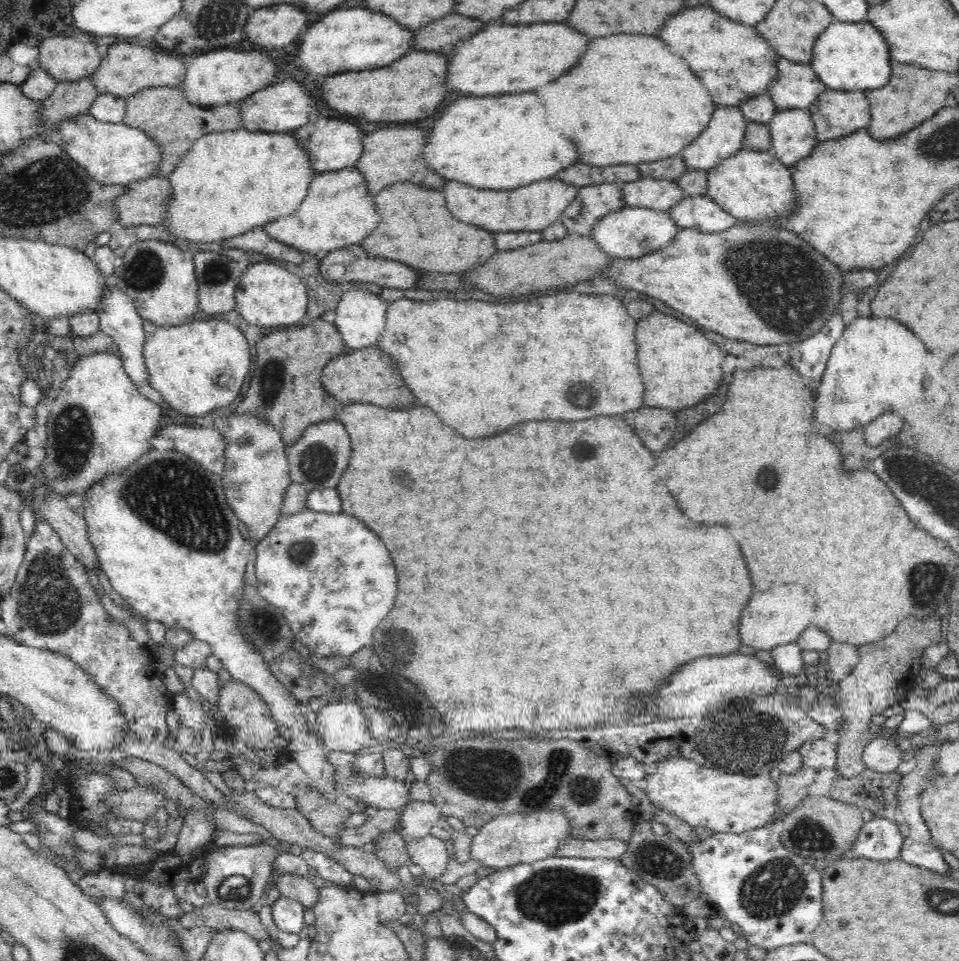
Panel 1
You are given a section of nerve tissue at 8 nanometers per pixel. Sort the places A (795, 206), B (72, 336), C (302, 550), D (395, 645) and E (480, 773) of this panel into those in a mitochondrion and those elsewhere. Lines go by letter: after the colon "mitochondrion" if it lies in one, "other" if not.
A: other
B: other
C: mitochondrion
D: mitochondrion
E: mitochondrion

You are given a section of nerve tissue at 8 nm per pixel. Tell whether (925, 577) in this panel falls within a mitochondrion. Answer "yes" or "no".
yes

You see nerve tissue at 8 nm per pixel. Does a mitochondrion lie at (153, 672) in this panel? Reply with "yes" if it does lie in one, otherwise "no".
no

